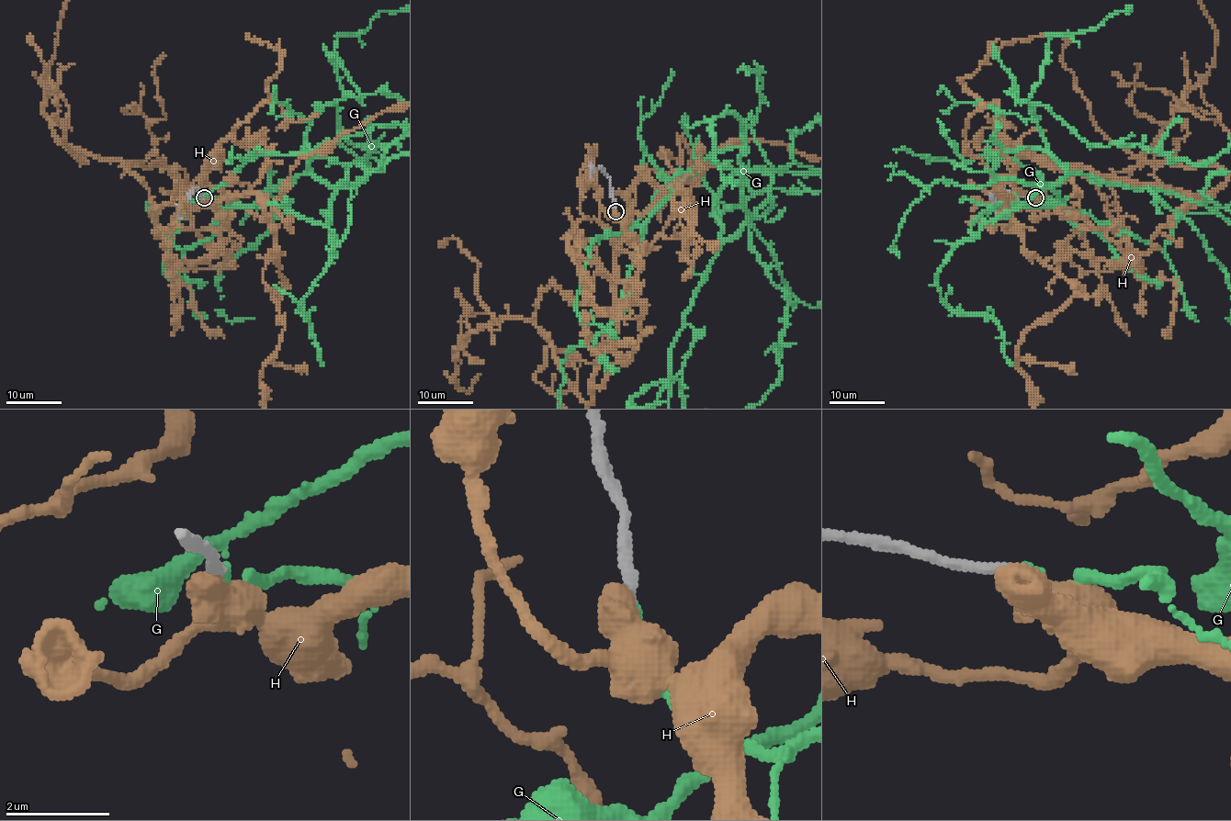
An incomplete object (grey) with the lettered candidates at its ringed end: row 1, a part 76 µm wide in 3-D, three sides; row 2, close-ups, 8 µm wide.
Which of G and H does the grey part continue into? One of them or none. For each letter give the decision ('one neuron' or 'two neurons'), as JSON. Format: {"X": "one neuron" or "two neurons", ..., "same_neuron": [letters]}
{"G": "one neuron", "H": "two neurons", "same_neuron": ["G"]}

